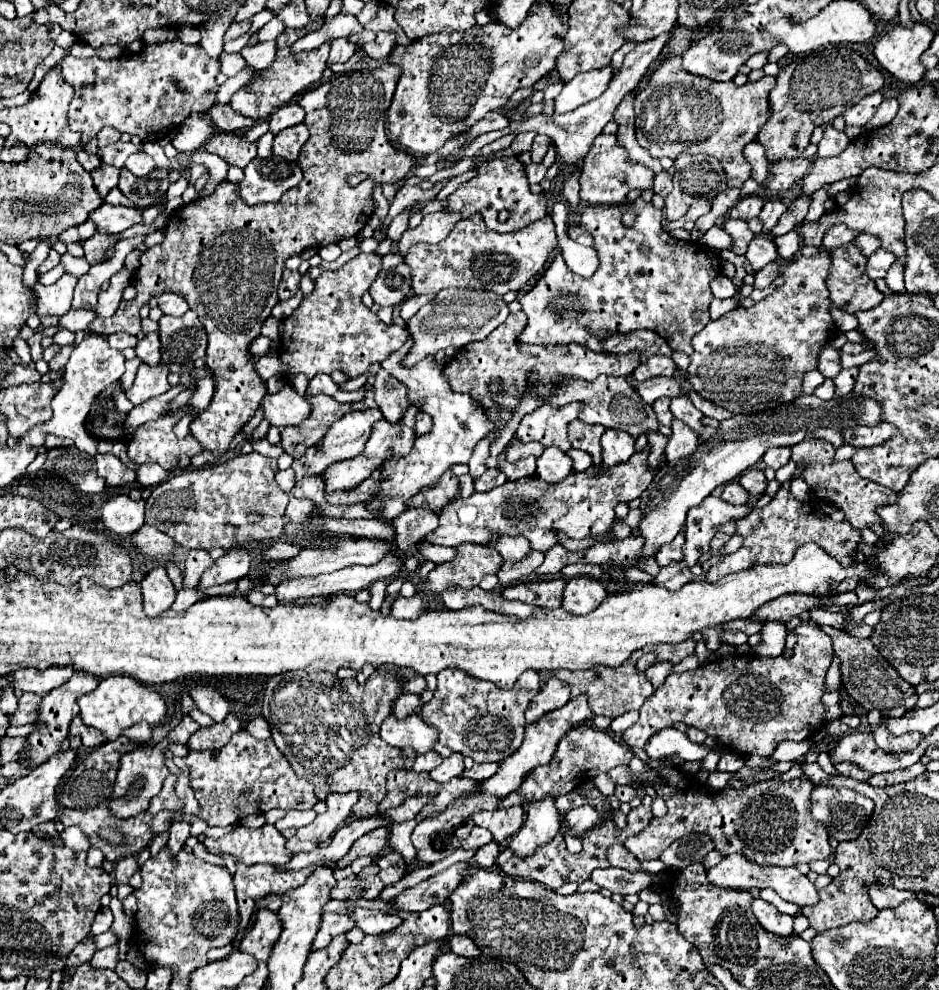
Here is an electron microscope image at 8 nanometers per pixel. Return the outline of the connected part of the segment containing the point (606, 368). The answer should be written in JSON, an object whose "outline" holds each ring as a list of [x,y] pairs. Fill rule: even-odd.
{"outline":[[[524,311],[512,313],[500,327],[496,327],[484,341],[470,343],[457,350],[456,355],[450,359],[450,363],[443,367],[443,375],[446,375],[452,391],[456,393],[470,393],[472,397],[486,409],[489,419],[492,419],[500,431],[506,429],[514,407],[520,403],[526,377],[530,371],[538,371],[540,383],[538,383],[538,395],[542,401],[550,397],[554,391],[554,385],[550,379],[554,375],[568,375],[568,377],[582,377],[588,381],[594,381],[600,375],[630,375],[638,365],[640,357],[638,353],[596,353],[584,345],[570,343],[570,345],[528,345],[518,339],[518,335],[526,327],[526,315]],[[495,405],[500,405],[498,410]]]}

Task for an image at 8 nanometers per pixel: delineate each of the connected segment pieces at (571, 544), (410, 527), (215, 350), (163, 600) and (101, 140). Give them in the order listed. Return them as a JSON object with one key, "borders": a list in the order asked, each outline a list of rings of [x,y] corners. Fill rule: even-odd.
{"borders":[[[[562,532],[557,533],[558,542],[561,545],[564,545],[566,549],[570,549],[570,551],[582,551],[582,549],[586,549],[588,545],[590,545],[590,541],[588,539],[582,539],[582,541],[572,541],[572,539],[568,538]]],[[[426,505],[406,509],[406,513],[394,519],[396,529],[396,545],[402,555],[406,555],[422,537],[438,527],[438,515]]],[[[386,63],[376,69],[340,73],[332,77],[330,81],[322,83],[320,87],[304,93],[304,97],[300,99],[300,105],[306,111],[304,123],[312,135],[302,147],[298,165],[304,167],[304,171],[310,169],[310,173],[304,173],[304,179],[294,189],[286,191],[282,201],[276,205],[248,207],[236,195],[236,185],[224,181],[216,187],[214,195],[206,199],[198,199],[182,207],[180,211],[176,211],[170,217],[170,223],[164,233],[166,235],[164,241],[156,247],[150,247],[148,251],[140,255],[140,269],[132,279],[134,287],[138,289],[136,299],[122,301],[118,311],[112,317],[108,319],[96,317],[88,325],[88,331],[96,335],[112,335],[118,331],[136,335],[140,331],[138,309],[146,305],[150,297],[158,297],[162,291],[174,291],[188,301],[190,309],[198,313],[208,333],[206,365],[212,371],[214,385],[216,385],[210,405],[190,423],[192,437],[202,445],[204,451],[212,453],[210,463],[218,463],[222,459],[234,435],[244,427],[246,421],[250,421],[250,417],[260,407],[260,401],[266,395],[266,383],[254,371],[254,365],[248,353],[248,345],[260,335],[262,323],[268,319],[272,307],[278,303],[276,291],[278,291],[278,283],[282,277],[284,261],[292,255],[300,255],[306,247],[324,247],[324,245],[338,243],[342,239],[358,235],[376,209],[376,201],[372,199],[374,187],[384,185],[384,183],[404,181],[410,175],[412,167],[416,165],[414,155],[406,153],[404,149],[394,147],[386,137],[386,111],[392,103],[392,95],[394,95],[398,77],[400,77],[400,67]],[[346,141],[364,141],[364,151],[348,153],[344,147],[350,143]],[[352,171],[368,173],[368,179],[362,181],[354,189],[346,185],[346,177]],[[310,199],[314,199],[314,205],[308,205]]],[[[164,567],[152,569],[140,585],[144,595],[144,611],[150,617],[158,617],[162,611],[170,609],[170,605],[176,599],[176,589]]],[[[104,127],[104,129],[96,135],[96,139],[98,139],[98,147],[106,147],[108,143],[120,141],[120,133],[118,133],[116,129],[112,129],[112,127]]]]}

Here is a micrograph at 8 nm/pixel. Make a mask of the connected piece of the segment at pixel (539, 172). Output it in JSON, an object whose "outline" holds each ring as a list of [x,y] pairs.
{"outline":[[[531,163],[525,166],[528,182],[530,185],[539,184],[546,176],[547,168],[541,163]]]}

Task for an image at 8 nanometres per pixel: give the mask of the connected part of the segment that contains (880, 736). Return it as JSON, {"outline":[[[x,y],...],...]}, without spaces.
{"outline":[[[880,723],[876,729],[874,729],[874,739],[878,743],[880,749],[888,751],[888,753],[904,753],[904,751],[910,751],[914,749],[918,743],[920,743],[920,733],[904,733],[904,735],[890,735],[888,729],[884,727],[884,723]]]}

